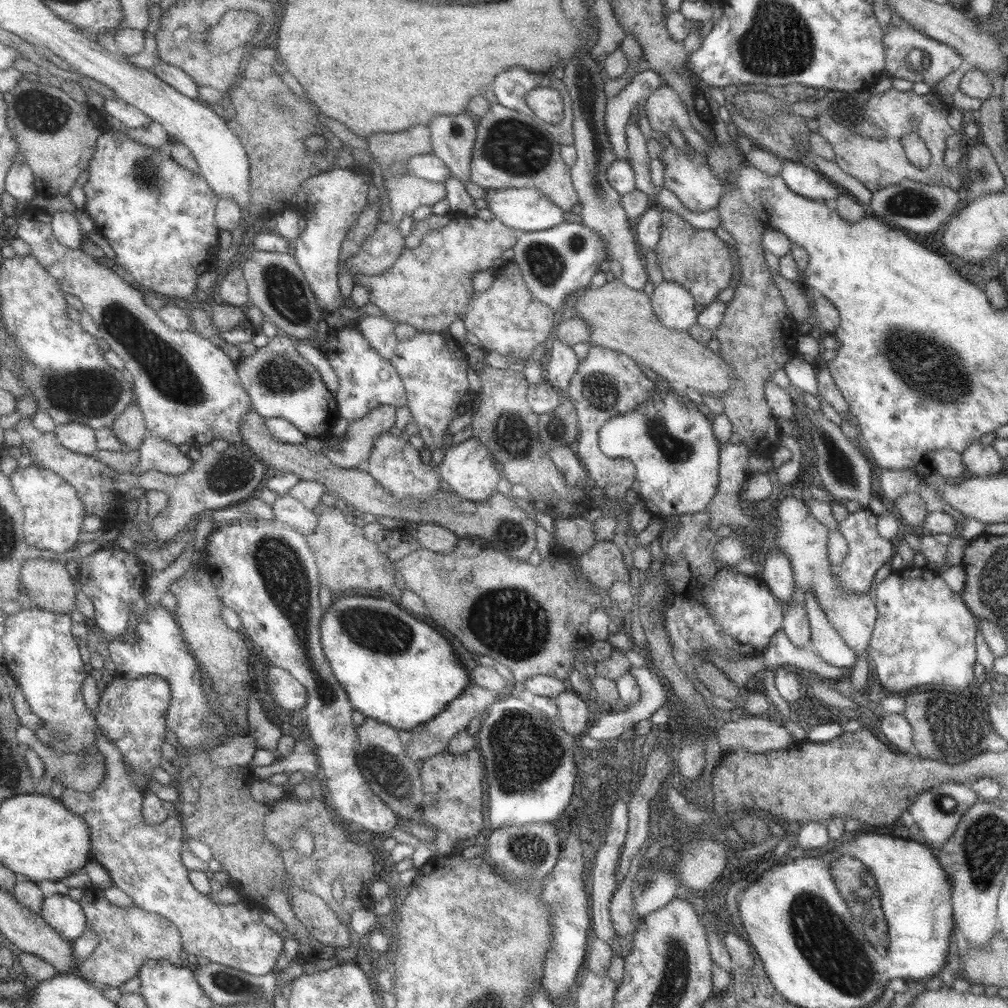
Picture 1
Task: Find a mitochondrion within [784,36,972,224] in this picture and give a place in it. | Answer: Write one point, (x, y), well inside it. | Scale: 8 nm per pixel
(907, 202)

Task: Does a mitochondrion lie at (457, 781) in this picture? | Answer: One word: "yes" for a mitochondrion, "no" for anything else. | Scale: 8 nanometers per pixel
no

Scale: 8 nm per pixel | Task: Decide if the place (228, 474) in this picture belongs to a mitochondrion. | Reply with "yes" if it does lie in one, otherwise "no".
yes

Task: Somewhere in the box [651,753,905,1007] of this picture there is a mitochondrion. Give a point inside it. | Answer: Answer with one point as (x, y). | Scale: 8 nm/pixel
(821, 936)

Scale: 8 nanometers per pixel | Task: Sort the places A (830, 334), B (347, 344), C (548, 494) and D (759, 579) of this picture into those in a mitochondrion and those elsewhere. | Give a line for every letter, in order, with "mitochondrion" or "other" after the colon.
A: other
B: other
C: other
D: other

